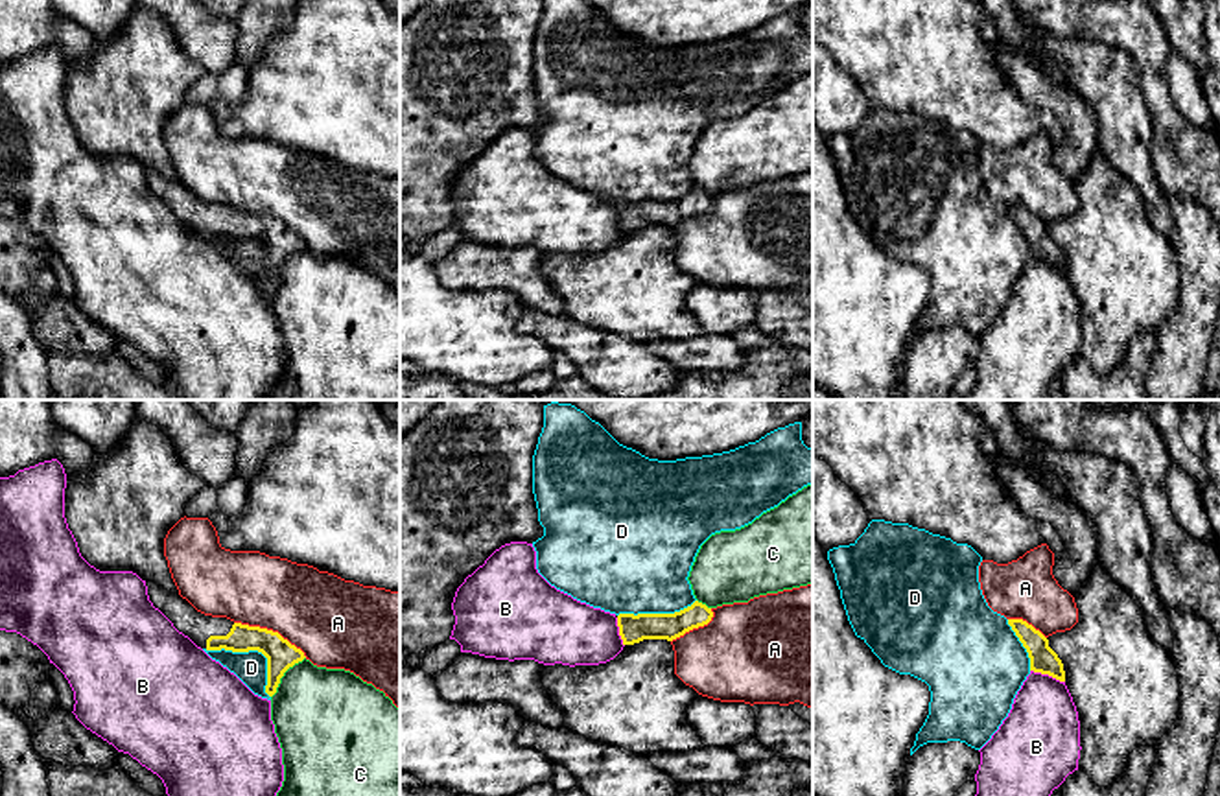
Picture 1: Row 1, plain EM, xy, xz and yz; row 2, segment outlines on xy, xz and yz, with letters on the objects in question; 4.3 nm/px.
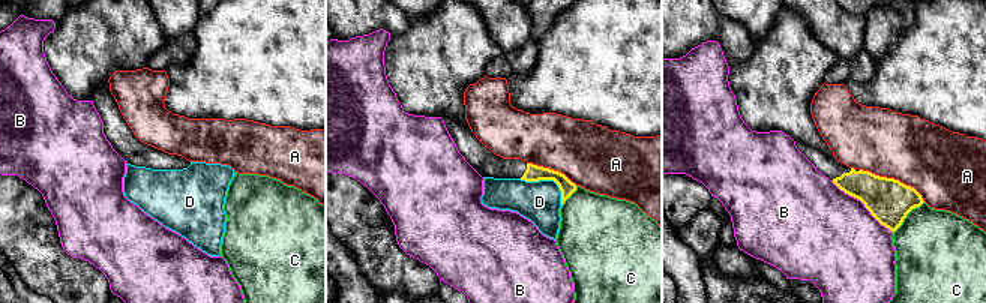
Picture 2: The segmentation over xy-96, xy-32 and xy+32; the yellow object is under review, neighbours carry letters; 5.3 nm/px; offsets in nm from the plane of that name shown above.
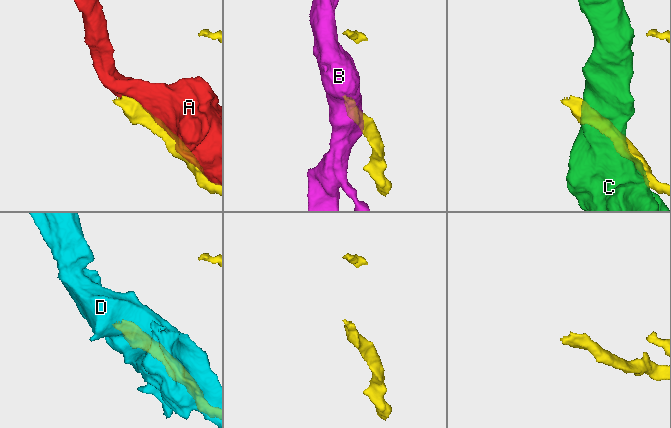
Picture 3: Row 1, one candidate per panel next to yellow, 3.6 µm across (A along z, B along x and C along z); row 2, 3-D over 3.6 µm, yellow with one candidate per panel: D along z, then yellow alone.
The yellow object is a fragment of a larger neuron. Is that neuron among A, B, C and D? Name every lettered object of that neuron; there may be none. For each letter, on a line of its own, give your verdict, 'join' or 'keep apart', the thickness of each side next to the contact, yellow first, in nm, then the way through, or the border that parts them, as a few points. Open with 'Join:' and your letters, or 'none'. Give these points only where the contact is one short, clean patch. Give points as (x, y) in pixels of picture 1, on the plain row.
Join: none
A: keep apart | 130/360 nm
B: keep apart | 120/320 nm | along yz (1031, 257), (1064, 269)
C: keep apart | 130/420 nm
D: keep apart | 130/140 nm | along xy (205, 236), (258, 238), (266, 245), (266, 280), (269, 284)

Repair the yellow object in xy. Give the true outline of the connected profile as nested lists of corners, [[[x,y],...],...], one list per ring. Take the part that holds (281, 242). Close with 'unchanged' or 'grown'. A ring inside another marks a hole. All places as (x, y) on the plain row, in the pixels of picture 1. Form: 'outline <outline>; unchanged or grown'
outline [[[146,168],[149,188],[173,214],[206,238],[249,240],[258,238],[267,245],[265,280],[273,284],[284,260],[306,243],[300,236],[284,227],[278,219],[234,210],[227,205],[212,205],[197,199],[179,181],[162,177]]]; grown

